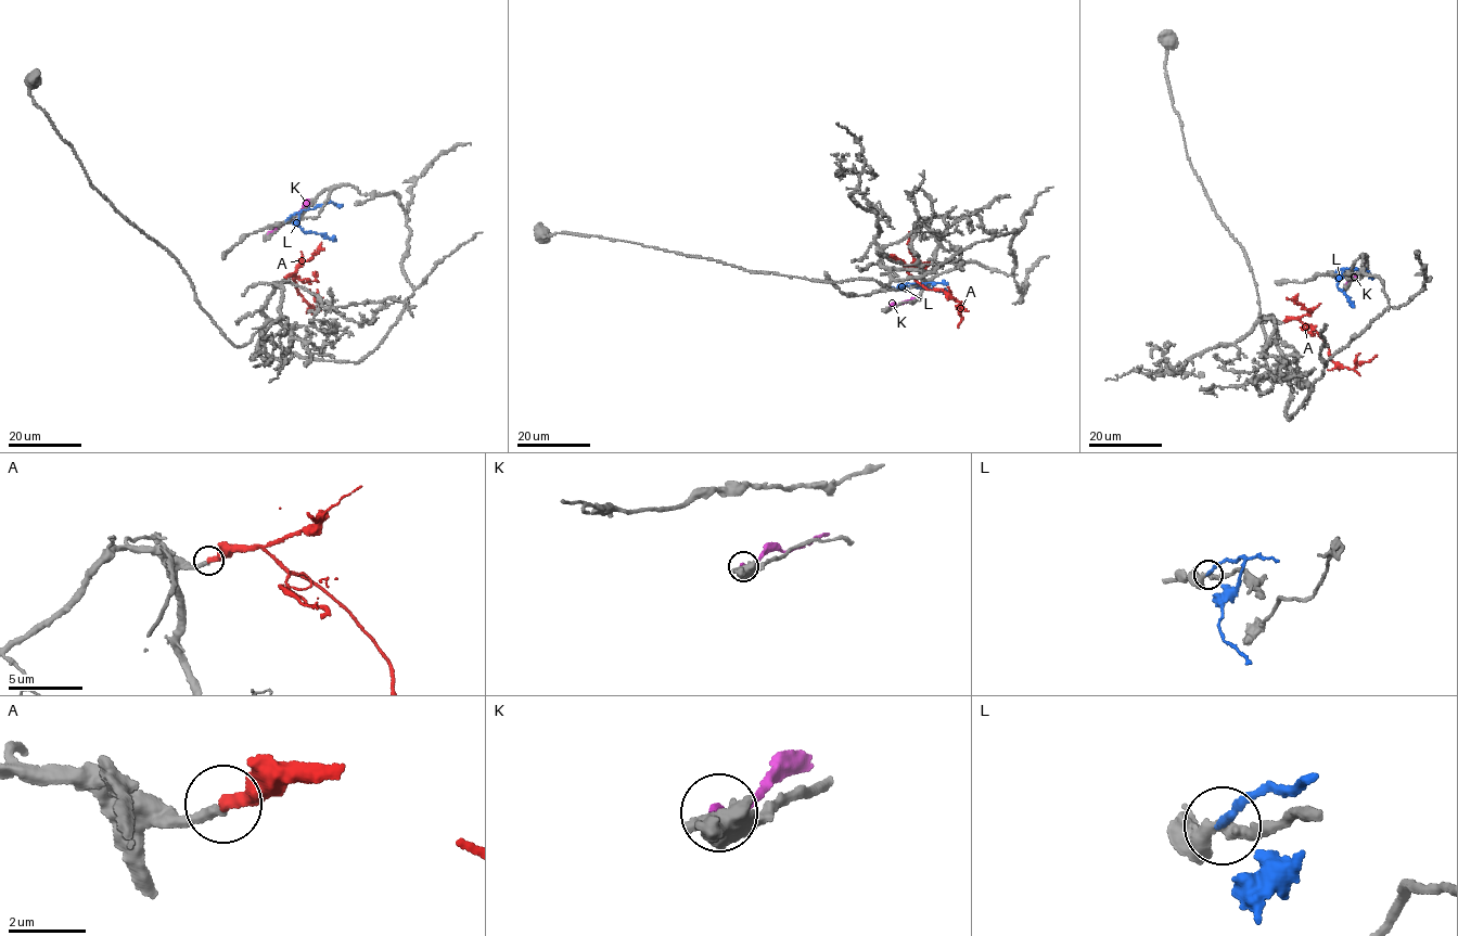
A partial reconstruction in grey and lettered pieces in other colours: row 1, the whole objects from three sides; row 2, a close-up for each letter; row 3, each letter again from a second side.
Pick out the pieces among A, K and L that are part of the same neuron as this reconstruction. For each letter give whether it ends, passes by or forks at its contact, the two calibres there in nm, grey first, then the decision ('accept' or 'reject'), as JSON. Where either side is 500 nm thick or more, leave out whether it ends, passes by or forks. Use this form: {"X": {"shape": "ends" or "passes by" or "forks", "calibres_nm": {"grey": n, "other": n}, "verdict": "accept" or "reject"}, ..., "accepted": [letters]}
{"A": {"shape": "ends", "calibres_nm": {"grey": 240, "other": 300}, "verdict": "accept"}, "K": {"shape": "ends", "calibres_nm": {"grey": 400, "other": 160}, "verdict": "reject"}, "L": {"shape": "ends", "calibres_nm": {"grey": 280, "other": 220}, "verdict": "reject"}, "accepted": ["A"]}

